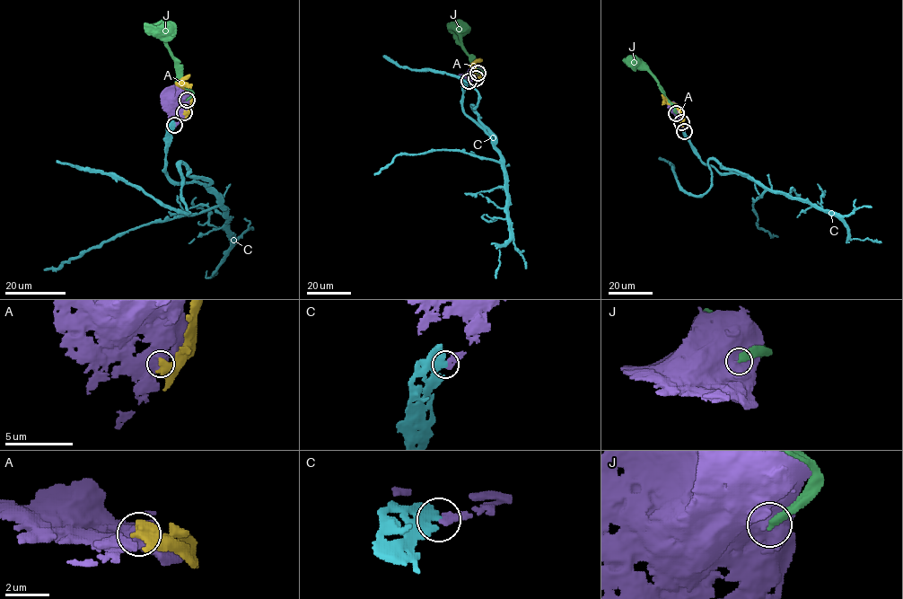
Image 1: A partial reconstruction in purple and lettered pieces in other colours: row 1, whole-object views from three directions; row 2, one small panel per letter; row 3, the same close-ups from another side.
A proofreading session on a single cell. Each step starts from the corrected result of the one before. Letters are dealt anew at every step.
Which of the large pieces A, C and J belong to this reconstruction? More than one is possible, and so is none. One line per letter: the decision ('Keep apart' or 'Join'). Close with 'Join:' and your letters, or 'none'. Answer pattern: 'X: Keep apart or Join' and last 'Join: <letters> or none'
A: Keep apart
C: Join
J: Keep apart
Join: C

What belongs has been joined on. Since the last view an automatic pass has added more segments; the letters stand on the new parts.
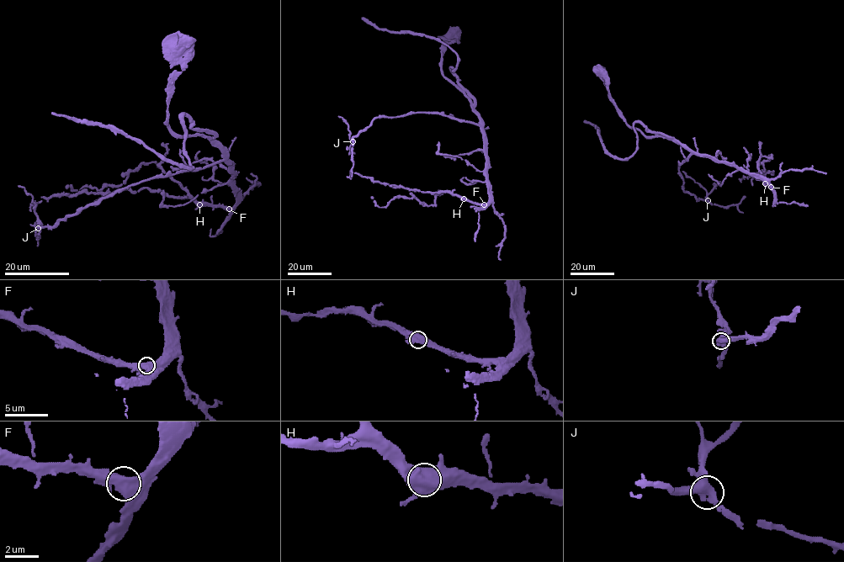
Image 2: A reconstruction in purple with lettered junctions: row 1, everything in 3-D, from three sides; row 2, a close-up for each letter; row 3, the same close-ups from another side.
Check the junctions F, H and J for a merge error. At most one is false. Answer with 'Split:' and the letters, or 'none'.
Split: none

